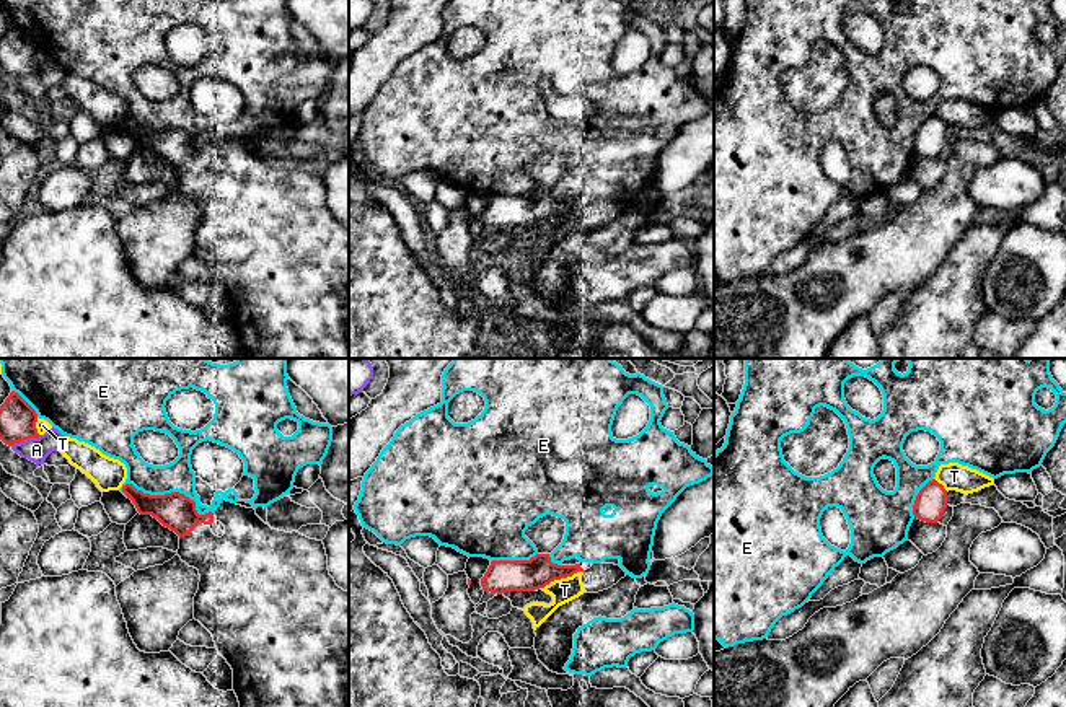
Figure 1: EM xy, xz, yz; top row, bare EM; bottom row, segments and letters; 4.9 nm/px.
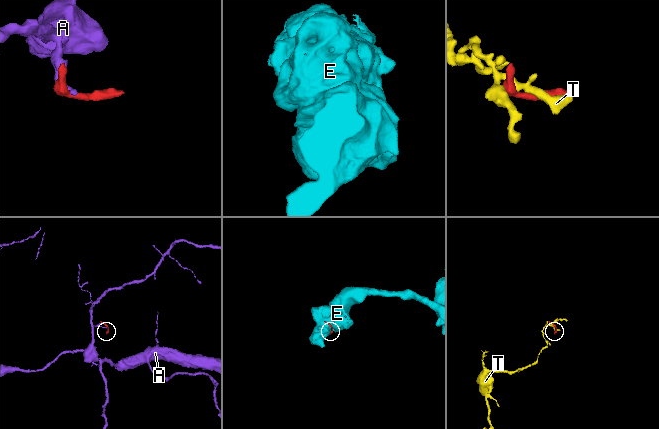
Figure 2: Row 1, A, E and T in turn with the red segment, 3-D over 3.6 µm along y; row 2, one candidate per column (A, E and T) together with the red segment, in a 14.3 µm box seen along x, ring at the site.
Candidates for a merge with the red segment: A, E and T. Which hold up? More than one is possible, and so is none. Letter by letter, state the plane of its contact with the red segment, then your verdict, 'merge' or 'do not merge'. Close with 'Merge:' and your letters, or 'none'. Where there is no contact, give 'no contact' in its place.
A: xy | do not merge
E: xy | do not merge
T: xz | do not merge
Merge: none

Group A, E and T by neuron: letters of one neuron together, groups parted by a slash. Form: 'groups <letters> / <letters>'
groups A / E / T

